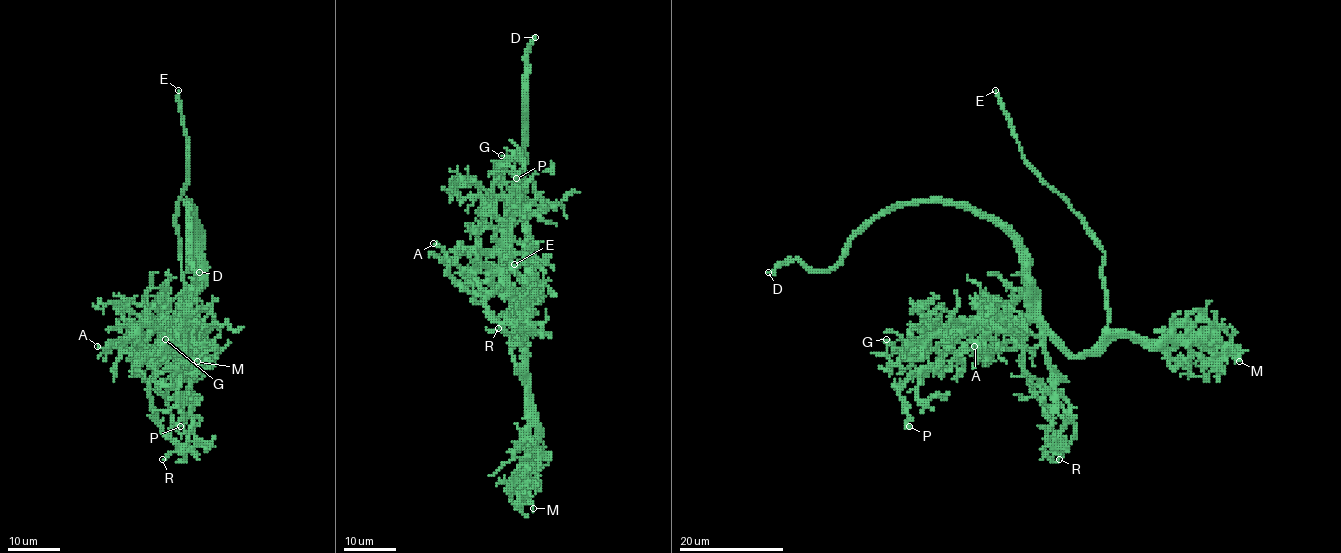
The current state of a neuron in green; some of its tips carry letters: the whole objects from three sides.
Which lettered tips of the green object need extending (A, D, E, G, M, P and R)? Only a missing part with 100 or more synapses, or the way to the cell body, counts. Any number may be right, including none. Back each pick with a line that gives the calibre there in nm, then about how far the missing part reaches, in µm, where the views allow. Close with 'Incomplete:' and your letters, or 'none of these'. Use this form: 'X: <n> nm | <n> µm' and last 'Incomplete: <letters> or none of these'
D: 220 nm | 130 µm
E: 180 nm | 40 µm
Incomplete: D, E

